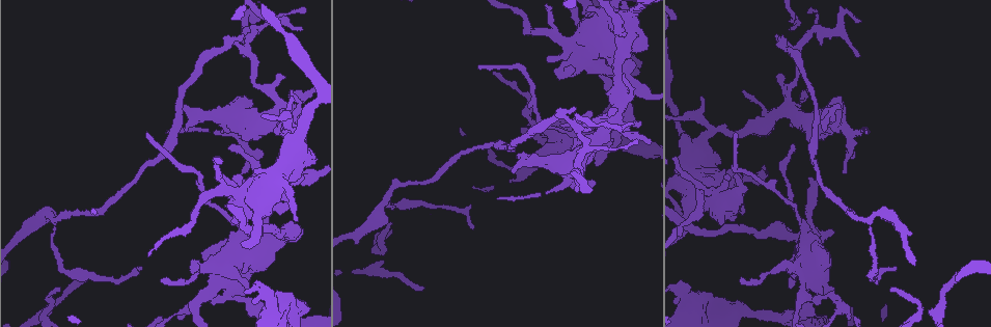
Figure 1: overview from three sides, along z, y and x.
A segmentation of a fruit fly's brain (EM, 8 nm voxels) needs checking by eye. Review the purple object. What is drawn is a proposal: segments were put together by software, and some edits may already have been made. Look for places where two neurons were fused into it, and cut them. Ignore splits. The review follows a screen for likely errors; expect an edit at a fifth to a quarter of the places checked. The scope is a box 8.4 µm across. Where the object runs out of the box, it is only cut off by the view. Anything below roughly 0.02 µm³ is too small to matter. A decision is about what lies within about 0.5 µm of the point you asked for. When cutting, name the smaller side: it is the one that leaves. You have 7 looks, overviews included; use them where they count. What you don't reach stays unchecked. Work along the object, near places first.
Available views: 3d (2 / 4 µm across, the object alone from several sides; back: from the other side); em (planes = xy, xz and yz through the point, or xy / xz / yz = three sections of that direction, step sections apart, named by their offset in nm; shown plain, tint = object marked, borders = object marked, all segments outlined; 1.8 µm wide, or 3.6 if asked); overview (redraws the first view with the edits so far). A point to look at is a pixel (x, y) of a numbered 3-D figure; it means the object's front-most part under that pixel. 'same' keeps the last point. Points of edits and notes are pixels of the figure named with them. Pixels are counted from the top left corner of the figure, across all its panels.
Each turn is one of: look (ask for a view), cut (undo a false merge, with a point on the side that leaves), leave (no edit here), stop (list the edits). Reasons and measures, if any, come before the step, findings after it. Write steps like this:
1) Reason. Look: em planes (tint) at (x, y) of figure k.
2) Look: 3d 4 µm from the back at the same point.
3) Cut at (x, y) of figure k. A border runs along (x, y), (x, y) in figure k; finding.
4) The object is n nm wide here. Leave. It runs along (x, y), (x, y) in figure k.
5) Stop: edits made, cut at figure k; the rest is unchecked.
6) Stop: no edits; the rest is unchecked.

Sharp bend. Look: em 3.6 µm planes (plain) at (715, 199) of figure 1.

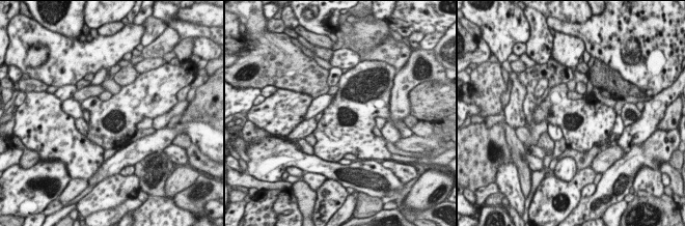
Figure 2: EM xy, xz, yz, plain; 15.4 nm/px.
Look: em 3.6 µm planes (tint) at the same point.

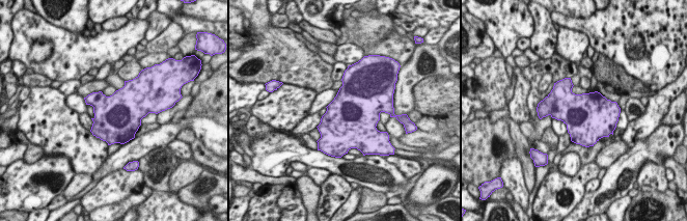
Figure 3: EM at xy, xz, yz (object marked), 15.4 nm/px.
The object is 700 nm wide here. Leave. Continuous, no second neuron.

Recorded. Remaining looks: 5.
Look: 3d 2 µm at (234, 41) of figure 1.

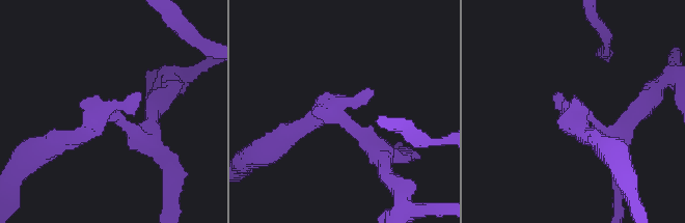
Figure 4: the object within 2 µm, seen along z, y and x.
Need the tissue. Look: em planes (plain) at (117, 115) of figure 4.

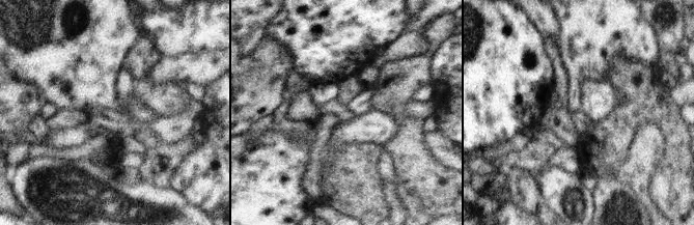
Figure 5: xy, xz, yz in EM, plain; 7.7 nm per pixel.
Look: em planes (tint) at the same point.

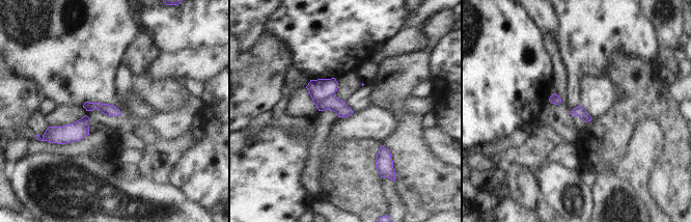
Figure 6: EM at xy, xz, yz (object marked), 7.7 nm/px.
Cut at (321, 88) of figure 6. A border runs along (334, 92), (321, 99), (315, 104) in figure 6; a second neuron is stuck on.

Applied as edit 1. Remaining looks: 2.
Stop: edits made, cut at figure 6; the rest is unchecked.

